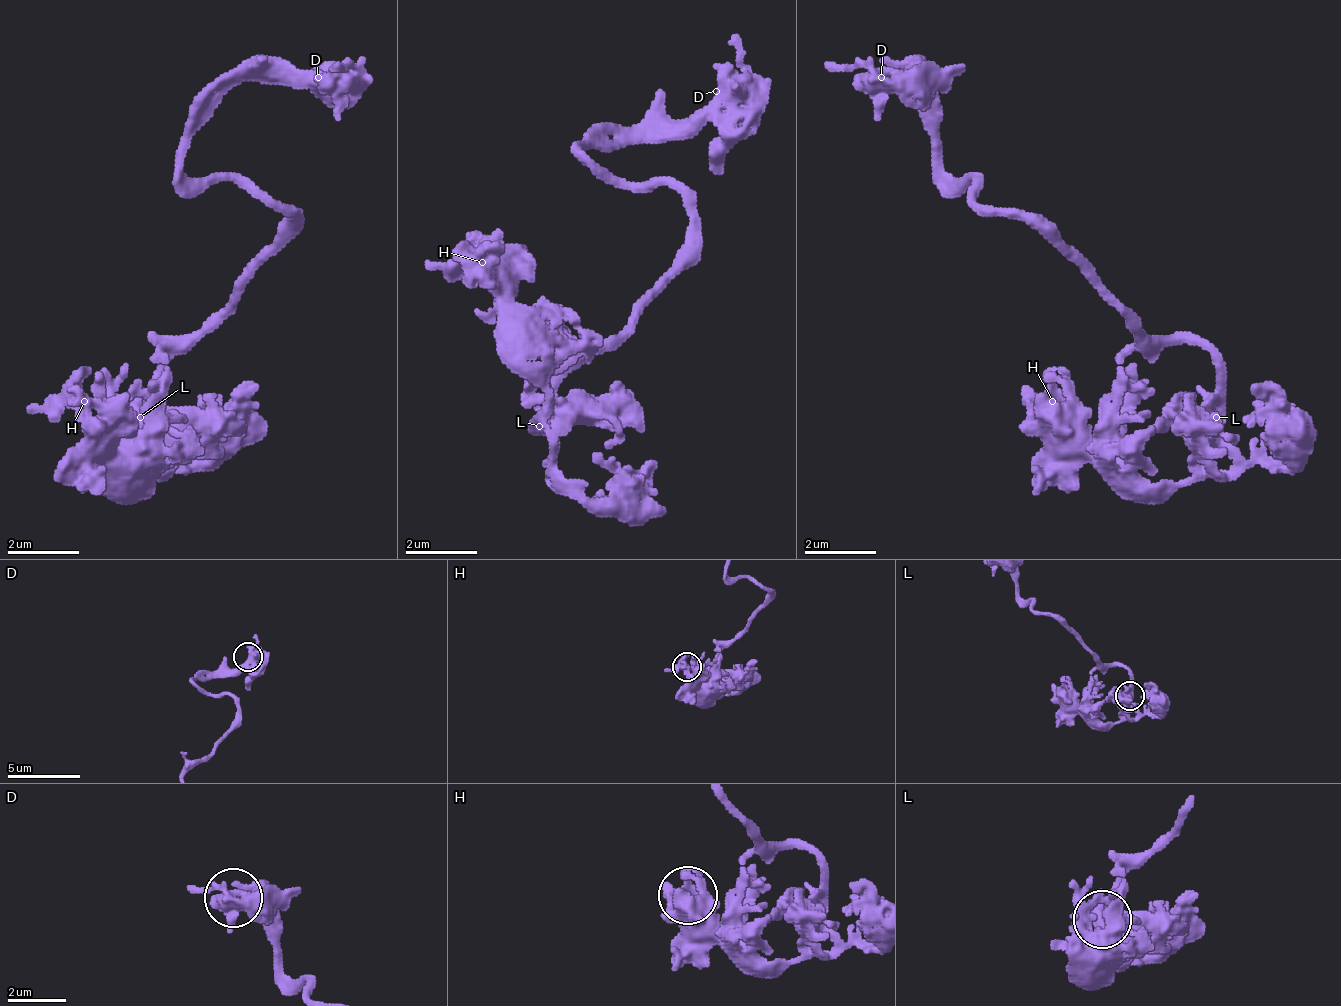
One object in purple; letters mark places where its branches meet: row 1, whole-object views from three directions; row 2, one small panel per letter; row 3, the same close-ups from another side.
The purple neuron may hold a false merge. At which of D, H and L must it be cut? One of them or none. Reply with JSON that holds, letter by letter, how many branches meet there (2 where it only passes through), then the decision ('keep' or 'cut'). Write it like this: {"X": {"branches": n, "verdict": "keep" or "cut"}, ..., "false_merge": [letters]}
{"D": {"branches": 3, "verdict": "keep"}, "H": {"branches": 3, "verdict": "keep"}, "L": {"branches": 5, "verdict": "keep"}, "false_merge": []}

